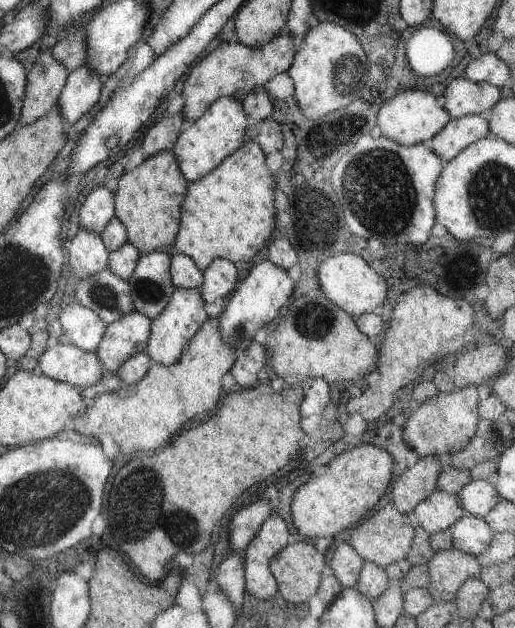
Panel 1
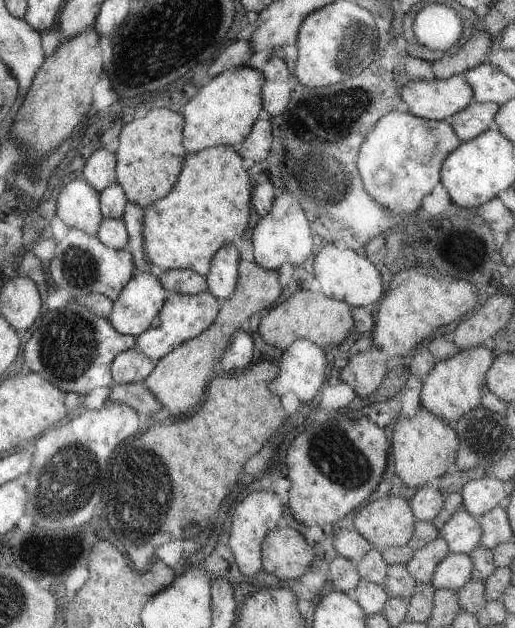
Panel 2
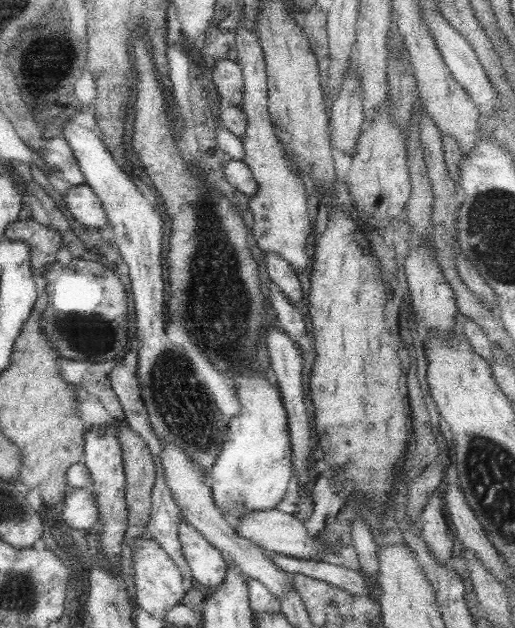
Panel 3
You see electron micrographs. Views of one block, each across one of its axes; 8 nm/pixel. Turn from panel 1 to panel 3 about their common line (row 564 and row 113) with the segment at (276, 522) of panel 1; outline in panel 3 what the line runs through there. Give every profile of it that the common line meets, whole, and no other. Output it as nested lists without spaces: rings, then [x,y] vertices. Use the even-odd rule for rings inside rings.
[[[238,26],[235,33],[236,64],[241,70],[242,98],[240,110],[246,116],[246,128],[241,136],[242,158],[254,181],[256,191],[248,197],[249,213],[252,215],[252,239],[257,248],[265,253],[278,254],[293,270],[306,272],[310,256],[305,255],[305,238],[313,227],[309,225],[305,191],[300,177],[294,171],[292,160],[286,158],[283,145],[275,137],[267,111],[267,90],[262,50],[251,29]]]

